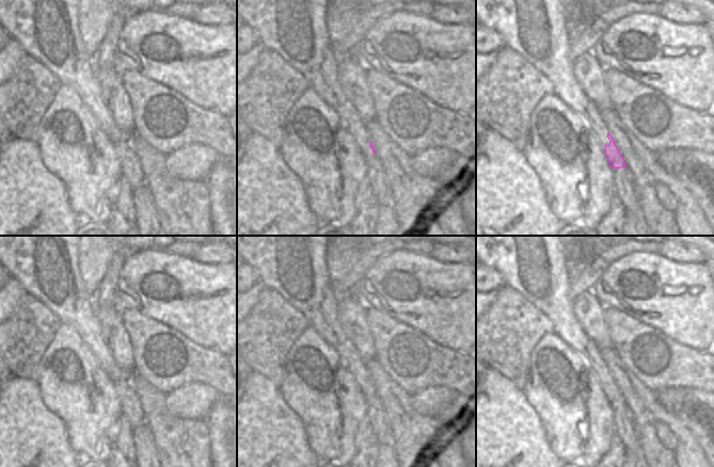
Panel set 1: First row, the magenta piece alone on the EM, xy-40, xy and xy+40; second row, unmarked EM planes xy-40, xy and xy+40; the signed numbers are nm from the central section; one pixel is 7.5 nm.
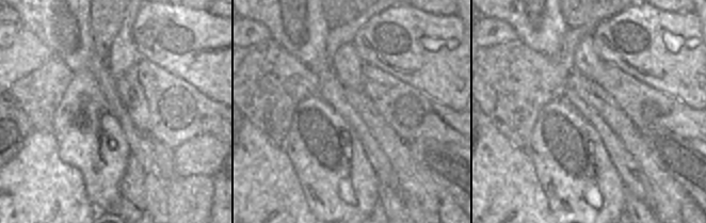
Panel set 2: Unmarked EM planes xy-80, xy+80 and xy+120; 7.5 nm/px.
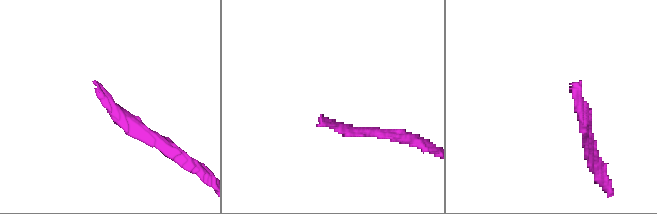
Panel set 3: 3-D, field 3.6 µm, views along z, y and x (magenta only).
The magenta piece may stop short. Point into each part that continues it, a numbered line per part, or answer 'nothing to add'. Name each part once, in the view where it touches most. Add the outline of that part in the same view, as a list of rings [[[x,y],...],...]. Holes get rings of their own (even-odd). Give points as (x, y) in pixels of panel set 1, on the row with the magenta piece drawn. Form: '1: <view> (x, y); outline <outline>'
1: xy+40 (536, 29); outline [[[476,0],[476,19],[479,26],[495,30],[503,37],[505,47],[517,51],[552,82],[554,94],[588,125],[605,152],[604,146],[609,144],[608,129],[573,74],[575,60],[571,57],[567,10],[562,1]]]

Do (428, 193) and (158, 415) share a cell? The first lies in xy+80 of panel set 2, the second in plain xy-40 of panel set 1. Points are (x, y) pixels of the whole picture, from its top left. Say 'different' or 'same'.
same

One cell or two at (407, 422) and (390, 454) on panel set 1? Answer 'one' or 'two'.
two

